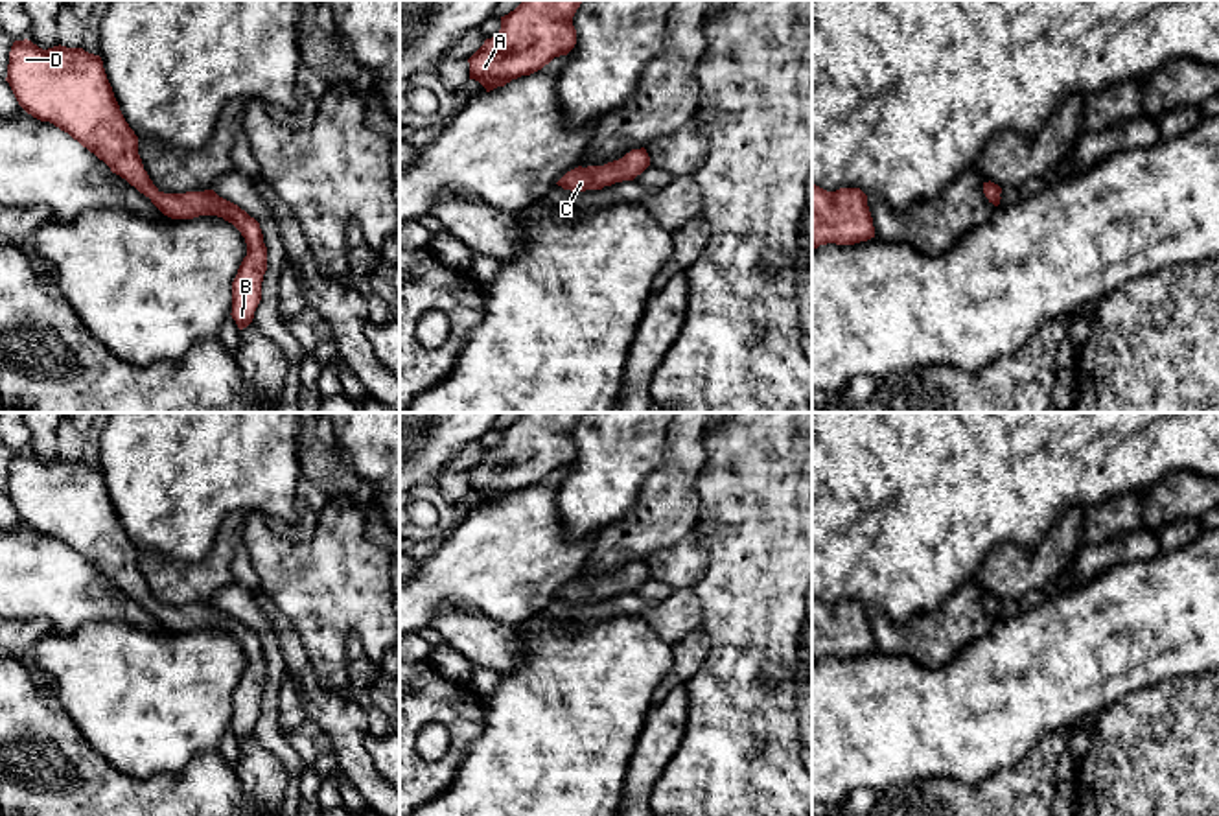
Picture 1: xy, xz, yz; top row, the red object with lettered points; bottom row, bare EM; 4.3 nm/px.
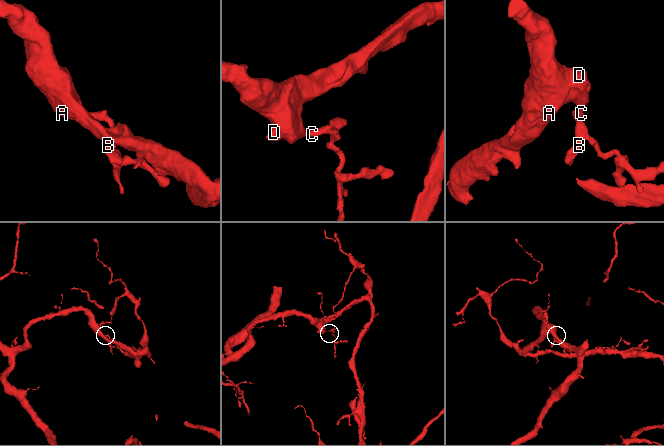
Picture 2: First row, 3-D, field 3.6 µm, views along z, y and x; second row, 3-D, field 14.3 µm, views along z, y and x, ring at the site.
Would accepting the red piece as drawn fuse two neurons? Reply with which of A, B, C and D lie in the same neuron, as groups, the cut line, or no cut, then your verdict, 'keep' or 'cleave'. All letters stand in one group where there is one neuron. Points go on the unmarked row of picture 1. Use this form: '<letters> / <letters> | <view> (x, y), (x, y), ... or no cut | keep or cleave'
A B C D | no cut | keep

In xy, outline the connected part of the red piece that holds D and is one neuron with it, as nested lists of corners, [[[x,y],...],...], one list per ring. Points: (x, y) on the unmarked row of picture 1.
[[[15,453],[9,464],[7,490],[18,518],[41,534],[68,545],[125,591],[171,632],[217,628],[232,635],[247,656],[232,694],[232,731],[247,740],[261,713],[267,683],[267,659],[260,635],[214,602],[164,606],[138,567],[138,549],[125,534],[99,468],[83,460],[39,460],[31,453]]]

